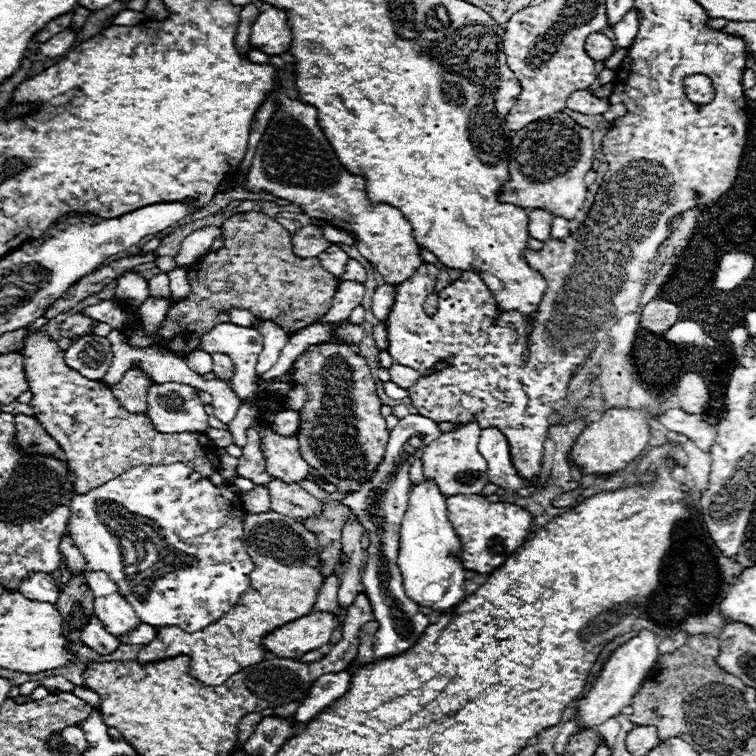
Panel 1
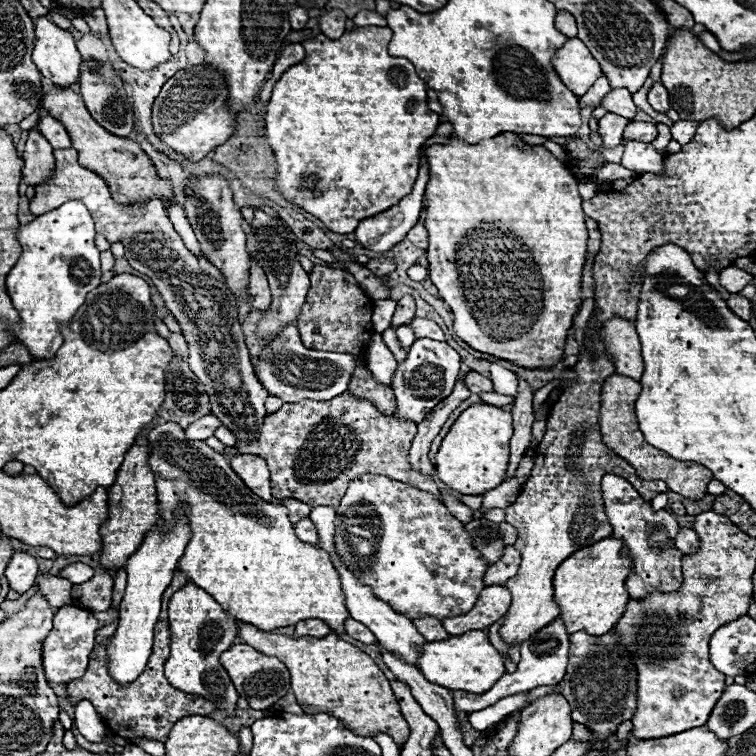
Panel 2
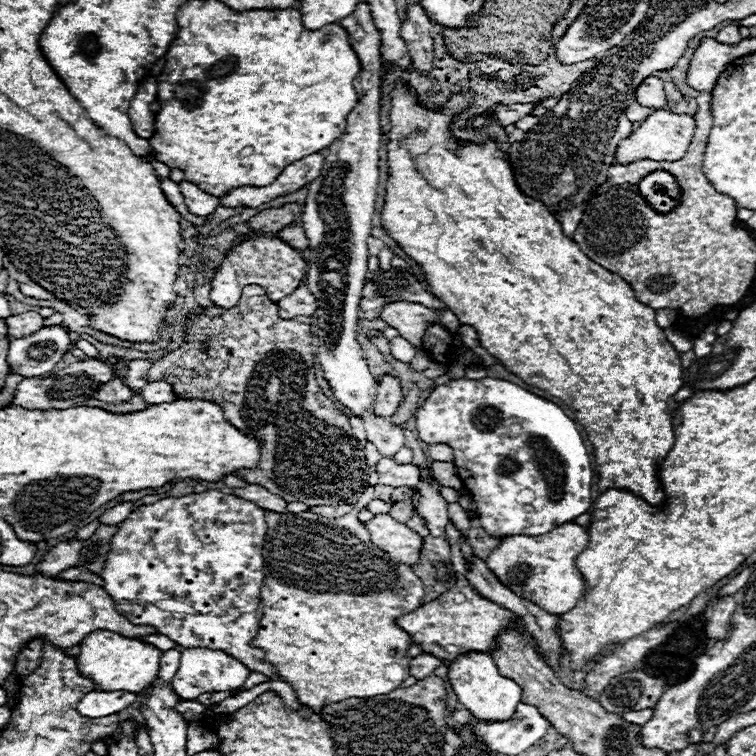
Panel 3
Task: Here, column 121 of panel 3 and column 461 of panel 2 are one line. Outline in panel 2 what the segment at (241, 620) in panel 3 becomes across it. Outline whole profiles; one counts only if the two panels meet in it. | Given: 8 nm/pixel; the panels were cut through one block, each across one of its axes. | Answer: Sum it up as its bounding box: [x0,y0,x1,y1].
[336,474,488,620]

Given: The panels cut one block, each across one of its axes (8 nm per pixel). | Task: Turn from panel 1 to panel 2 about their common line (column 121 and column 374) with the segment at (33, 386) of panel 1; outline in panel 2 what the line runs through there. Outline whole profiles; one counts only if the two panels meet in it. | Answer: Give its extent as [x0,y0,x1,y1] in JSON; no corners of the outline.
[238,392,444,506]

